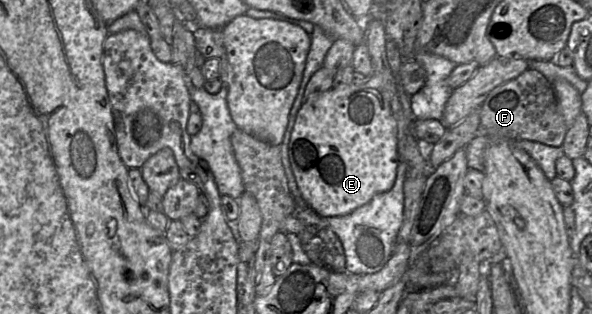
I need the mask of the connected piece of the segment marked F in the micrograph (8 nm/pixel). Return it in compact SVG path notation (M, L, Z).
M531 68L488 95L480 108L480 123L481 132L491 138L528 140L552 147L562 146L569 129L559 110L552 82Z

